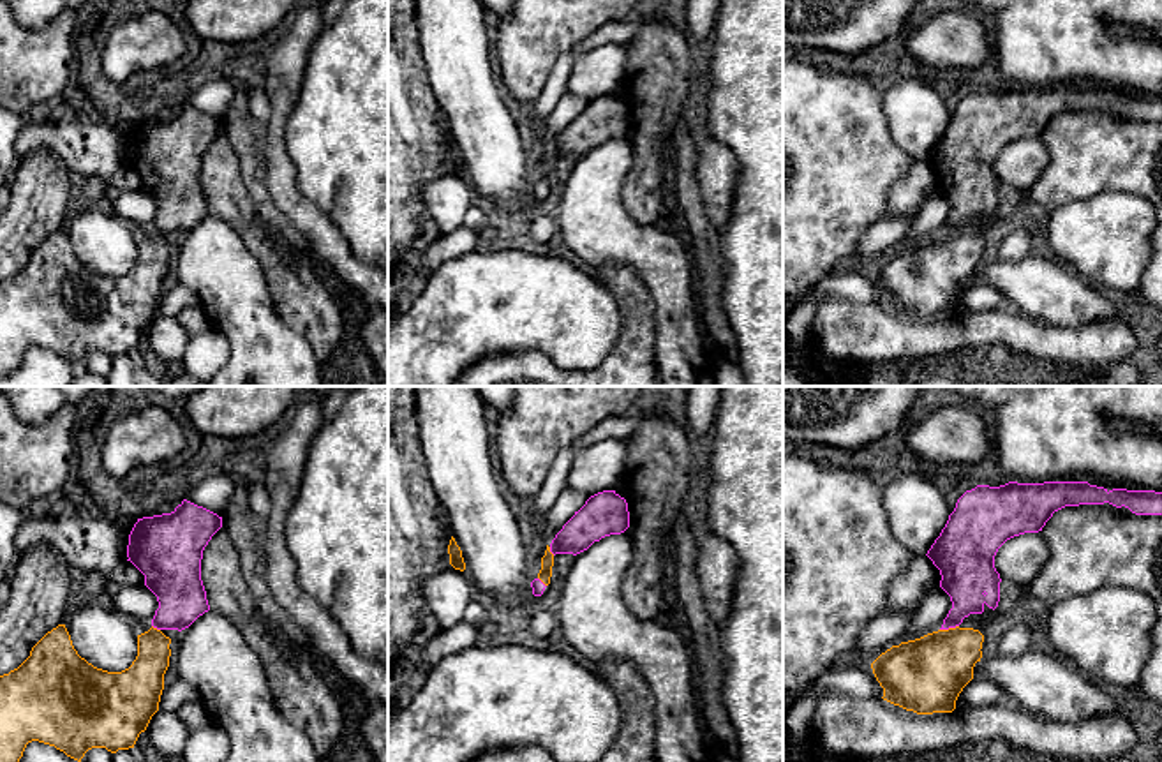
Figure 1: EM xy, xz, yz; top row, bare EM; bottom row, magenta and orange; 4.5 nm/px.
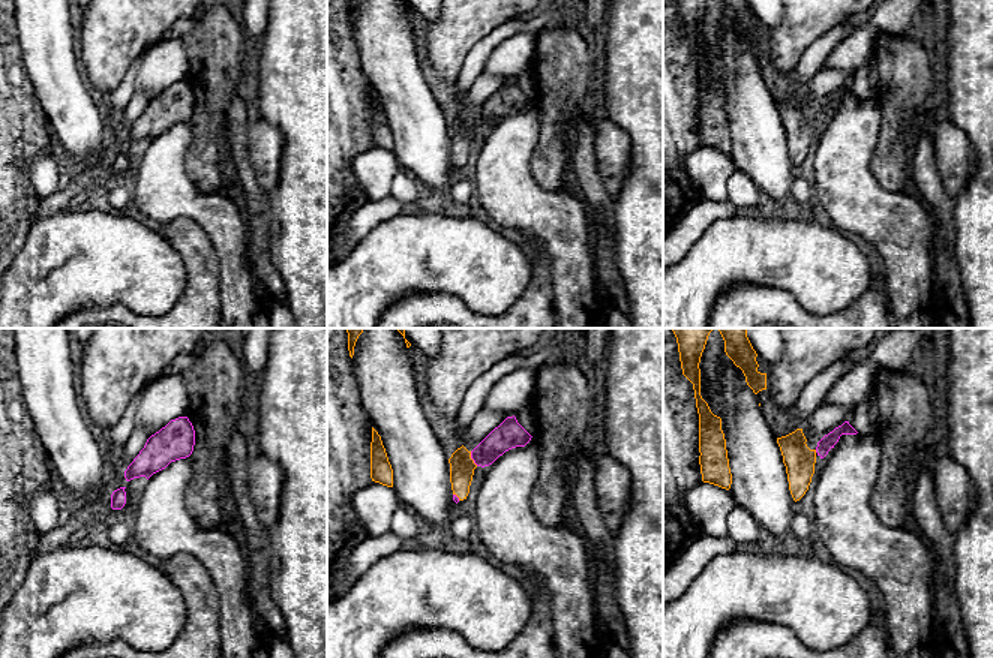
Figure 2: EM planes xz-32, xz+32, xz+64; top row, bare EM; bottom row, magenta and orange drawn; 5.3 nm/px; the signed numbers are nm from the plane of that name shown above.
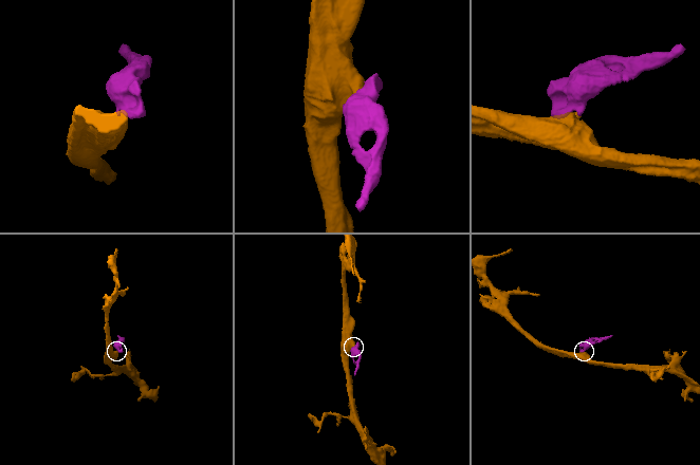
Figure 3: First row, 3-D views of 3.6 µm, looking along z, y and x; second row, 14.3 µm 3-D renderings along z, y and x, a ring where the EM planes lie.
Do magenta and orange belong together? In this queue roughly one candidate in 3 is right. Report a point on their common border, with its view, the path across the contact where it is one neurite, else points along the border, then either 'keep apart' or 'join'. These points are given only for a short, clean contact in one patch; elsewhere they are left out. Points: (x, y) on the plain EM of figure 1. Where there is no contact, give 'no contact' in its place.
meets magenta in yz at (949, 231); runs through yz (967, 180), (967, 203), (949, 231), (949, 258), (926, 281); join

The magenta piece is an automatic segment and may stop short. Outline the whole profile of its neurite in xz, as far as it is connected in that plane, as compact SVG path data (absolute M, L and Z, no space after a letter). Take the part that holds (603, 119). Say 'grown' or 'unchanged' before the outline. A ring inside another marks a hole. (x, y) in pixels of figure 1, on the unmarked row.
grown; M615 95L591 101L585 109L562 131L541 162L541 175L531 187L533 199L541 201L550 189L555 159L580 159L594 146L621 139L629 132L628 108Z

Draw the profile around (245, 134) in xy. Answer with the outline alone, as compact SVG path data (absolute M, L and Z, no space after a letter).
M236 83L235 97L224 115L222 132L240 159L242 180L256 203L257 215L270 233L296 258L309 258L309 242L277 208L264 183L263 141L266 125L247 109L247 90Z

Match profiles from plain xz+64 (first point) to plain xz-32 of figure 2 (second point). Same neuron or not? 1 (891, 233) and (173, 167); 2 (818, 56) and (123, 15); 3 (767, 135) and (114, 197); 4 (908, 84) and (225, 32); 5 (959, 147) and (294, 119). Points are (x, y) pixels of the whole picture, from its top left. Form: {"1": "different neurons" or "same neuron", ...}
{"1": "same neuron", "2": "different neurons", "3": "different neurons", "4": "same neuron", "5": "different neurons"}

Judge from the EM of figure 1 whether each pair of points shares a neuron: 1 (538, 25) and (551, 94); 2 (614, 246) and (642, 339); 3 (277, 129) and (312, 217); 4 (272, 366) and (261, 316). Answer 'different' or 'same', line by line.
1: different
2: different
3: same
4: same

